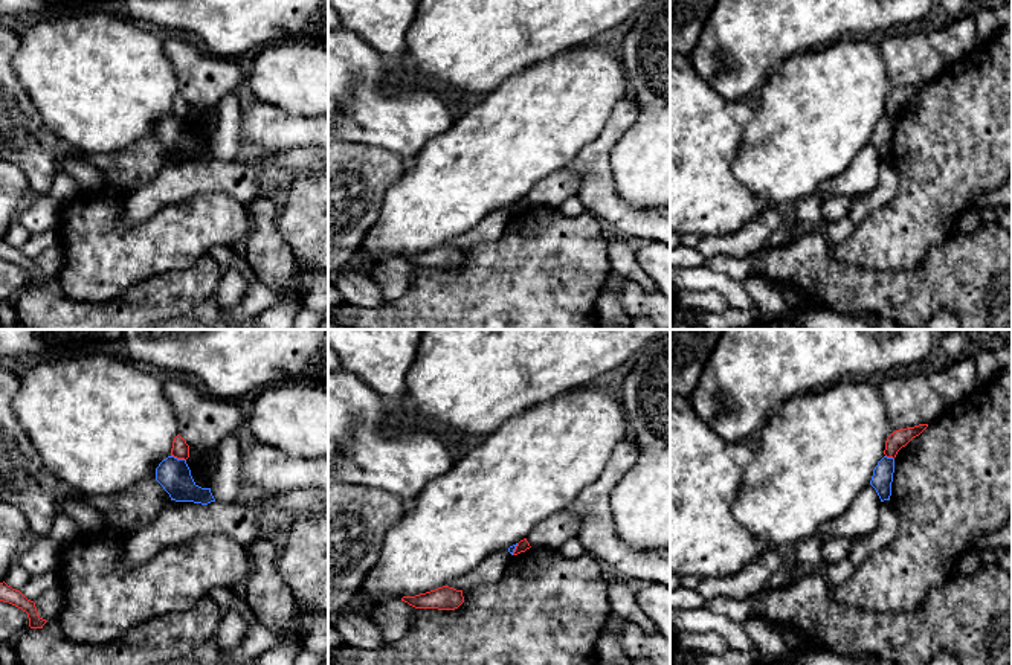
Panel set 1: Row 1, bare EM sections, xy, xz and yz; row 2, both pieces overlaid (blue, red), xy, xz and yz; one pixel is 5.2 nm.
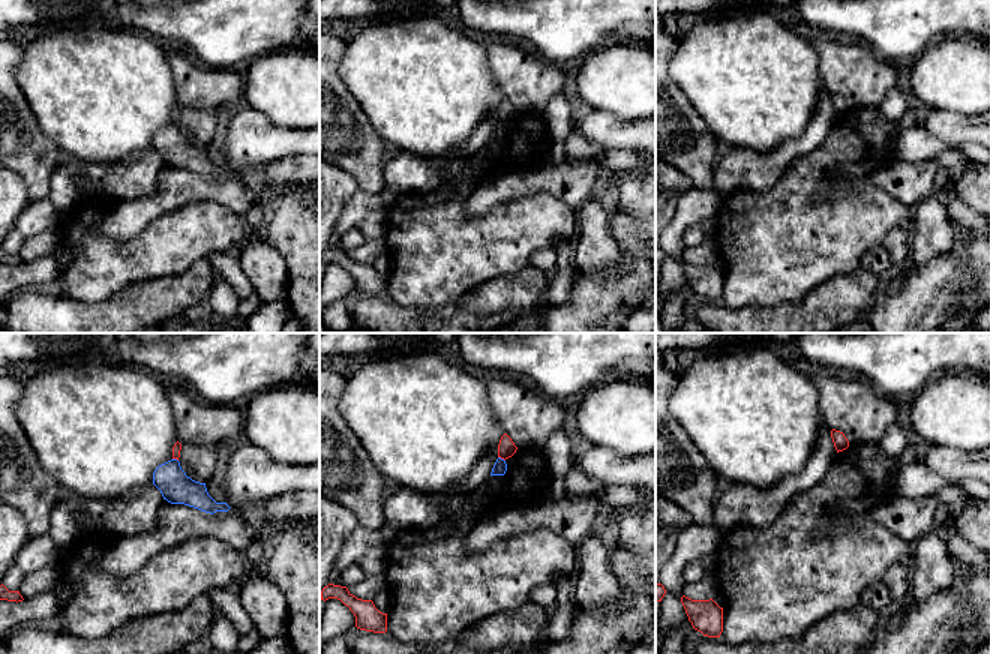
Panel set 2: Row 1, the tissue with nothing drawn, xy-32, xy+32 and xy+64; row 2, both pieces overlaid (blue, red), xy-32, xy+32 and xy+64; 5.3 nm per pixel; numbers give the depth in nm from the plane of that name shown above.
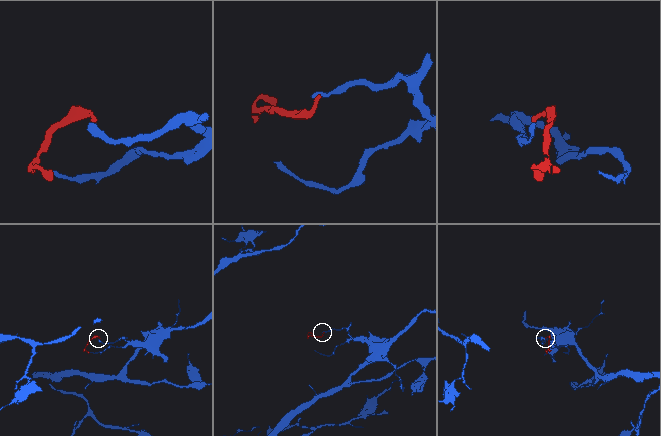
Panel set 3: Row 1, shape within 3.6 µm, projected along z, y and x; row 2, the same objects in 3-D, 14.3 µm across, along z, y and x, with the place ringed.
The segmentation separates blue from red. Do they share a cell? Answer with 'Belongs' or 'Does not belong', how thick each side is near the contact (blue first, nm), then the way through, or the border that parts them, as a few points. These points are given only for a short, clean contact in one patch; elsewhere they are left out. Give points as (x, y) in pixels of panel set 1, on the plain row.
Does not belong. Thickness 170 nm (blue) against 90 nm. Boundary: xy (171, 113), (185, 119)

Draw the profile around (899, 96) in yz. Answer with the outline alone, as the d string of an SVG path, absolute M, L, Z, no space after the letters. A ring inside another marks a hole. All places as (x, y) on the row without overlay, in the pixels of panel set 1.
M919 82L914 85L907 85L907 87L901 87L901 88L893 90L885 99L884 113L887 116L894 117L898 110L902 105L905 105L913 96L919 95L927 85L928 85L928 82Z

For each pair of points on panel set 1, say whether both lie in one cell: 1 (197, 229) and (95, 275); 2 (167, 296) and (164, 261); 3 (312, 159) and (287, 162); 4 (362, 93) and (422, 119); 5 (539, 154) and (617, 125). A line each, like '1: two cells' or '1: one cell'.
1: one cell
2: two cells
3: one cell
4: one cell
5: two cells

